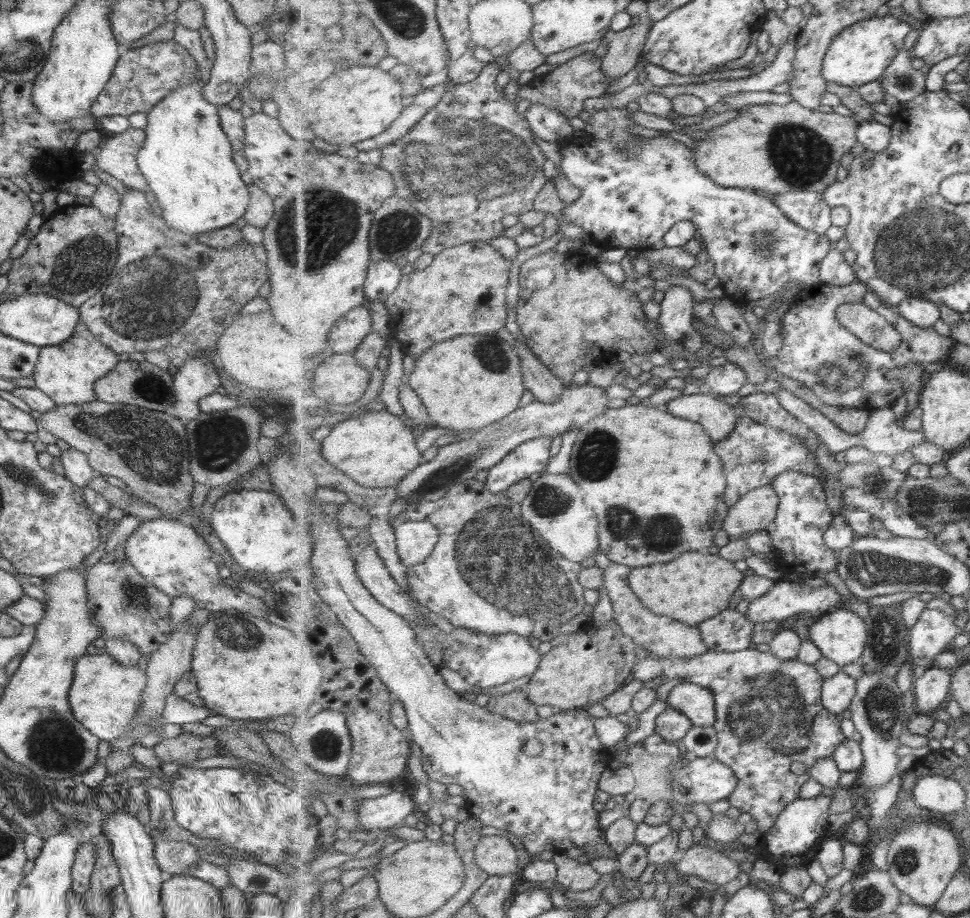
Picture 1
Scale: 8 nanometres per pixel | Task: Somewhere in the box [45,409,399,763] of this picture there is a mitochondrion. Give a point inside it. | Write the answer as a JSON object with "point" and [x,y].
{"point":[218,447]}

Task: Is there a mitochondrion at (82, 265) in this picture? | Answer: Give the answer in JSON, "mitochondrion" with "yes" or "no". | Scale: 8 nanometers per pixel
{"mitochondrion":"yes"}

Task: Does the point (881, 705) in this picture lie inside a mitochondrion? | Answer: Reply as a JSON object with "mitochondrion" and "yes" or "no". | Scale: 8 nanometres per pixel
{"mitochondrion":"yes"}

